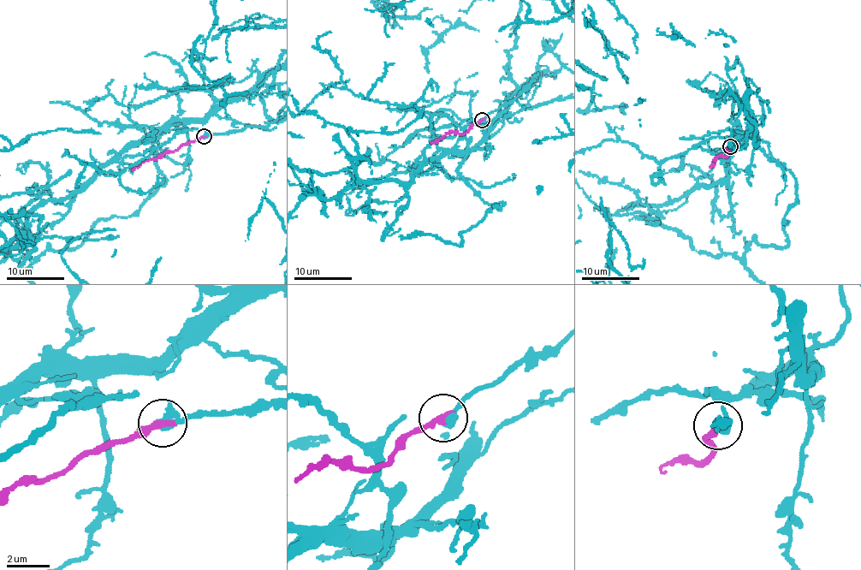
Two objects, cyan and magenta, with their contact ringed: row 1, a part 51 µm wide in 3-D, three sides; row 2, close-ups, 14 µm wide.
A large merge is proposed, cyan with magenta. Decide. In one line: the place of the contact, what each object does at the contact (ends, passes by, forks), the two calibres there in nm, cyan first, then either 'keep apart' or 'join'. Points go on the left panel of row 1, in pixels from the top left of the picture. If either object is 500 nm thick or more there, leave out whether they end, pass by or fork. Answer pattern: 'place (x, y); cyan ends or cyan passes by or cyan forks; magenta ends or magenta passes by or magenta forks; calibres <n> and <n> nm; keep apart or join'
place (204, 136); cyan ends; magenta ends; calibres 480 and 340 nm; join

